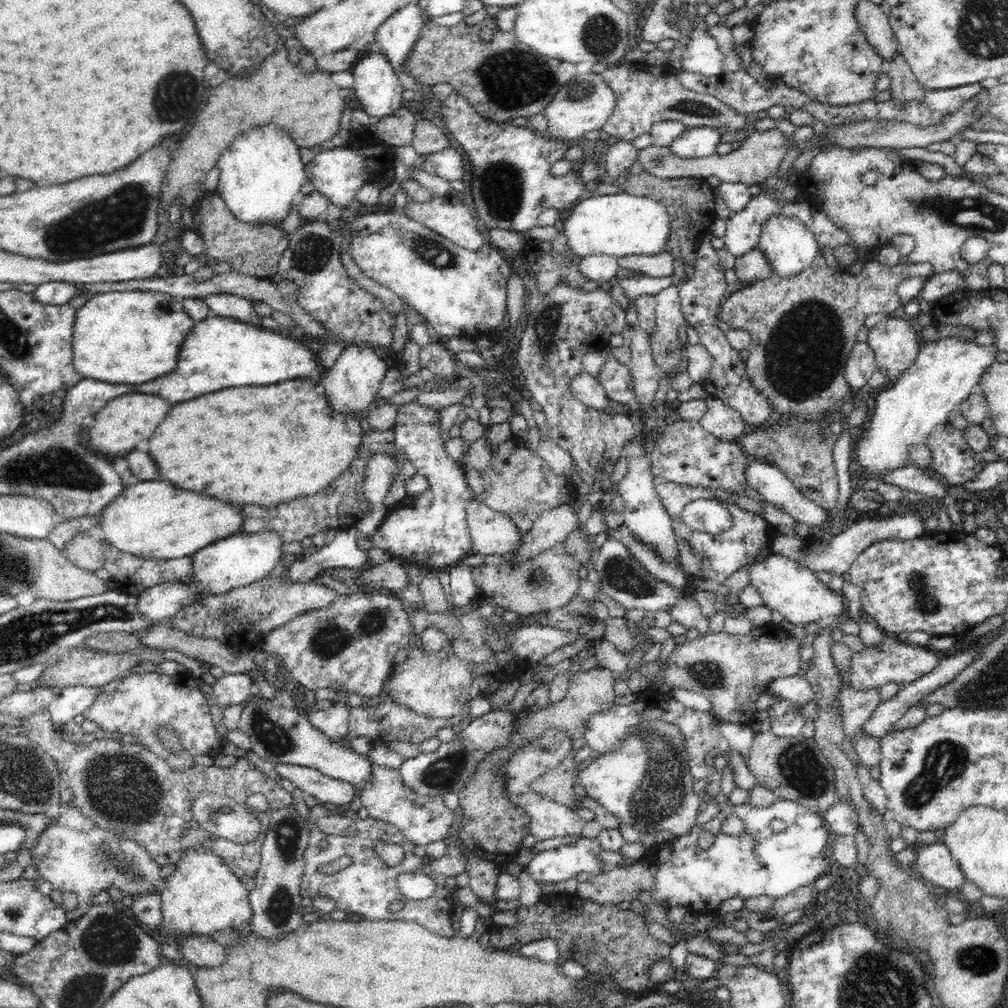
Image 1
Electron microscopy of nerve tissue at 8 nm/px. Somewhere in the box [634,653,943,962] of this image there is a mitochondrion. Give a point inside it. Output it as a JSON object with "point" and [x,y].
{"point":[800,768]}

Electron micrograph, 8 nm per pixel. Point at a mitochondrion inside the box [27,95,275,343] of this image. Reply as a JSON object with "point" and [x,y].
{"point":[120,216]}

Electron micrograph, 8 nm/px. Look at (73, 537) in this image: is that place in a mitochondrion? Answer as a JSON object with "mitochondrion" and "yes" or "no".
{"mitochondrion":"no"}

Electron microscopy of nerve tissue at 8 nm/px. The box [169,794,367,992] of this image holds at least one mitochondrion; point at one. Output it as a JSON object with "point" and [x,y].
{"point":[280,907]}

